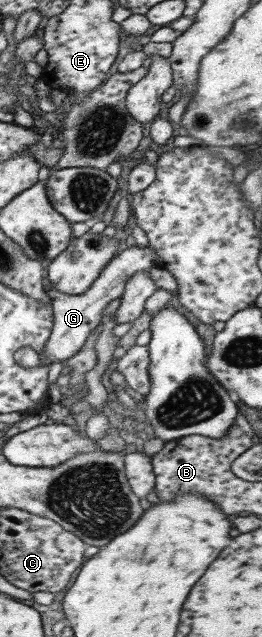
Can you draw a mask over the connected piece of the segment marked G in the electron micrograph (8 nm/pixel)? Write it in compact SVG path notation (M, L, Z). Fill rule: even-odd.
M134 245L121 251L115 256L97 276L91 287L83 294L69 295L61 293L55 288L46 289L46 293L53 308L53 332L49 337L46 349L43 351L46 357L52 361L68 360L75 355L87 340L87 337L97 325L101 324L101 313L103 308L113 299L121 297L127 285L127 278L135 275L137 271L148 270L150 267L157 267L157 255L151 247L140 247Z

